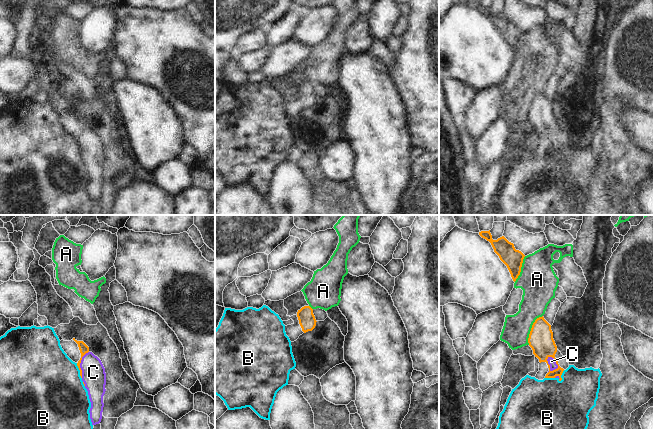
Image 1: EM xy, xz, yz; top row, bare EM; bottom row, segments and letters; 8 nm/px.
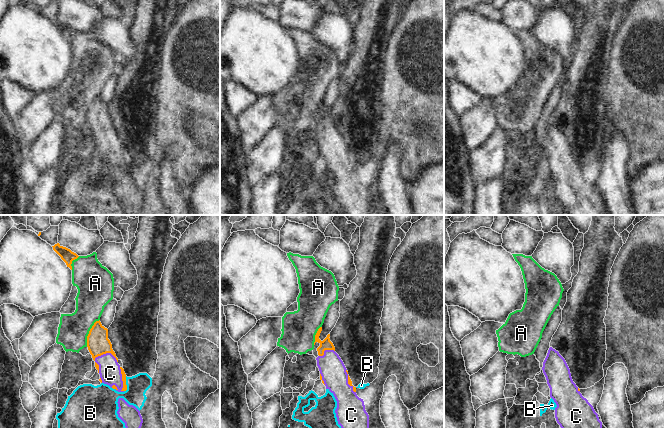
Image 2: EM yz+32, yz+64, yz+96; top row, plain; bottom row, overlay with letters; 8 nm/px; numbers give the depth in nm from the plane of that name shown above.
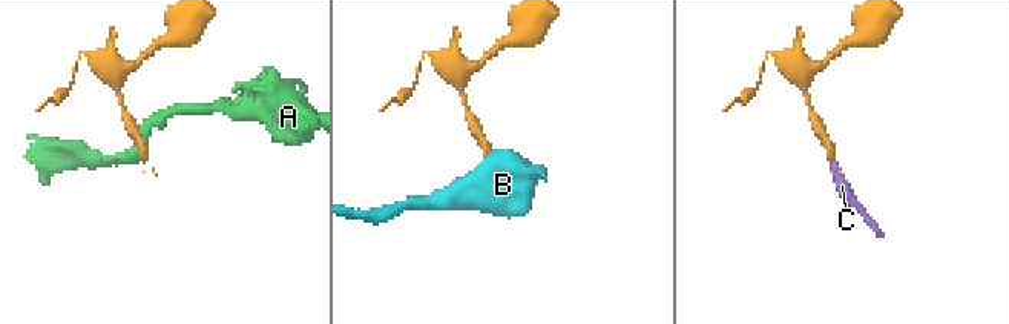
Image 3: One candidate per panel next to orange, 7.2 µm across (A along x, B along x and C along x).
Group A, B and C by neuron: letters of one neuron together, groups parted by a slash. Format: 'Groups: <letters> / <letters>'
Groups: A / B / C.

